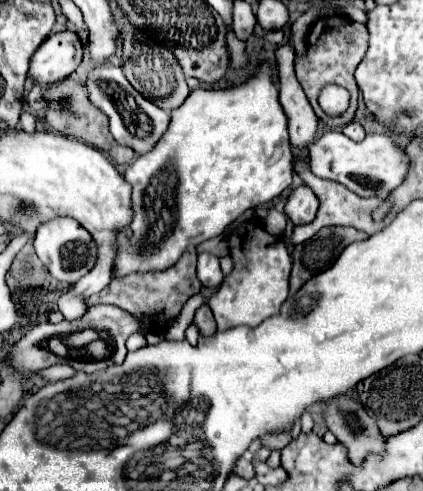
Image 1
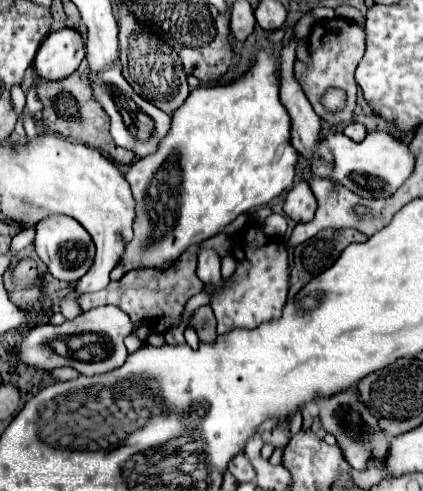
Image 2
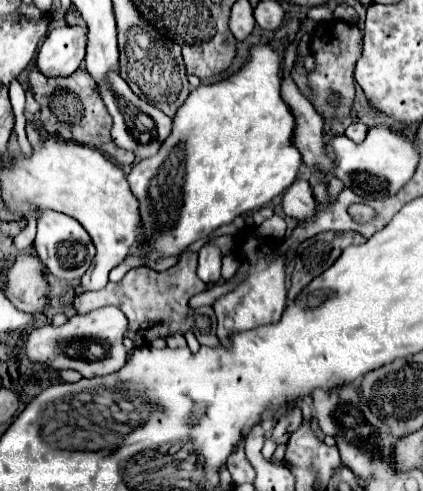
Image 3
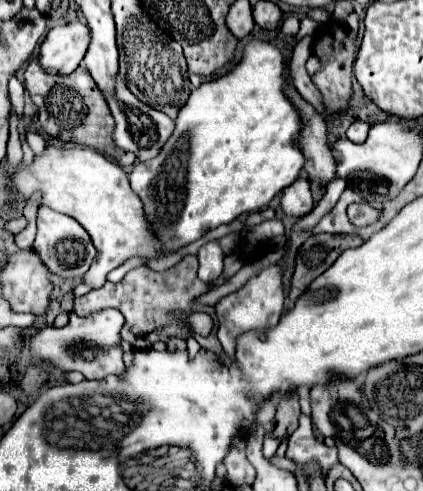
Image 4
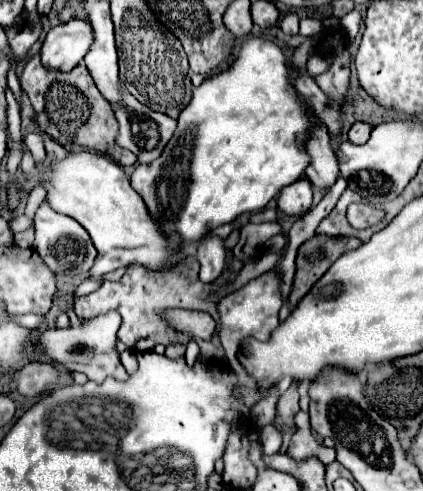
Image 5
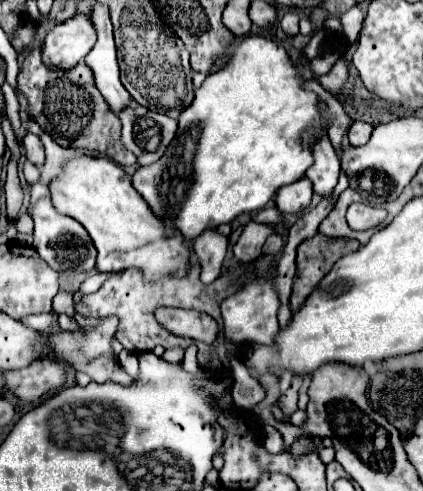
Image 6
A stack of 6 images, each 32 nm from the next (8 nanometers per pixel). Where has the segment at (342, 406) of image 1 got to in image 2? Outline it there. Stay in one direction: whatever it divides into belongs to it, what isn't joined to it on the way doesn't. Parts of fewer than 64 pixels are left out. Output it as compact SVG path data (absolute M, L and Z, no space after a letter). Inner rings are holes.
M346 390L346 392L334 394L330 398L318 398L316 404L320 408L320 420L322 420L324 430L336 436L348 464L352 464L354 468L364 470L370 458L376 458L376 464L380 464L380 460L386 458L390 440L380 430L376 418L368 412L368 408L364 404L360 404L358 394L354 390Z

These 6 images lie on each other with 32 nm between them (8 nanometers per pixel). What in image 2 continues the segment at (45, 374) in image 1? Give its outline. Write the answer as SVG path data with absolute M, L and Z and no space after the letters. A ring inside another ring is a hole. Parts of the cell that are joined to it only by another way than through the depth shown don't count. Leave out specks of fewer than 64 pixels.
M56 368L56 370L48 370L48 376L52 380L72 380L78 376L78 372L74 368Z

